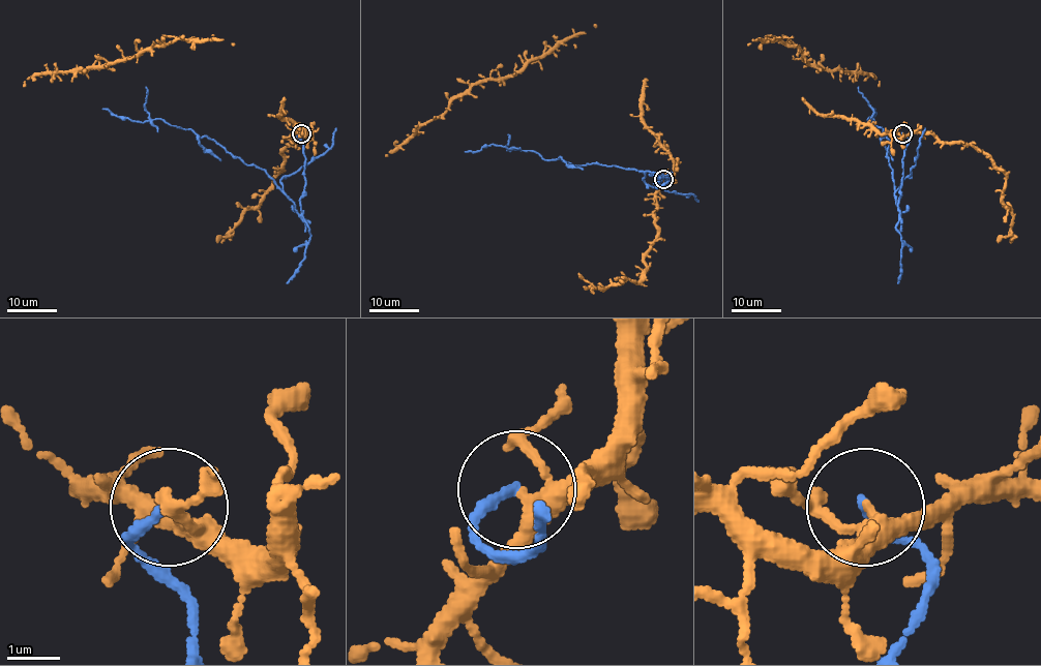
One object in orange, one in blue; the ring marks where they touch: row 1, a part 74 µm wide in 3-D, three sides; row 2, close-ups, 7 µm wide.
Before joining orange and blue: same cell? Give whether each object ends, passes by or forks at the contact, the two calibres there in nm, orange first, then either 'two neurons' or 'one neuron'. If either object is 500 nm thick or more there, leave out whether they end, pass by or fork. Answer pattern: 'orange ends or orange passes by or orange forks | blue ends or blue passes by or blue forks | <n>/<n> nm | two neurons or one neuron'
orange forks | blue ends | 260/200 nm | two neurons

